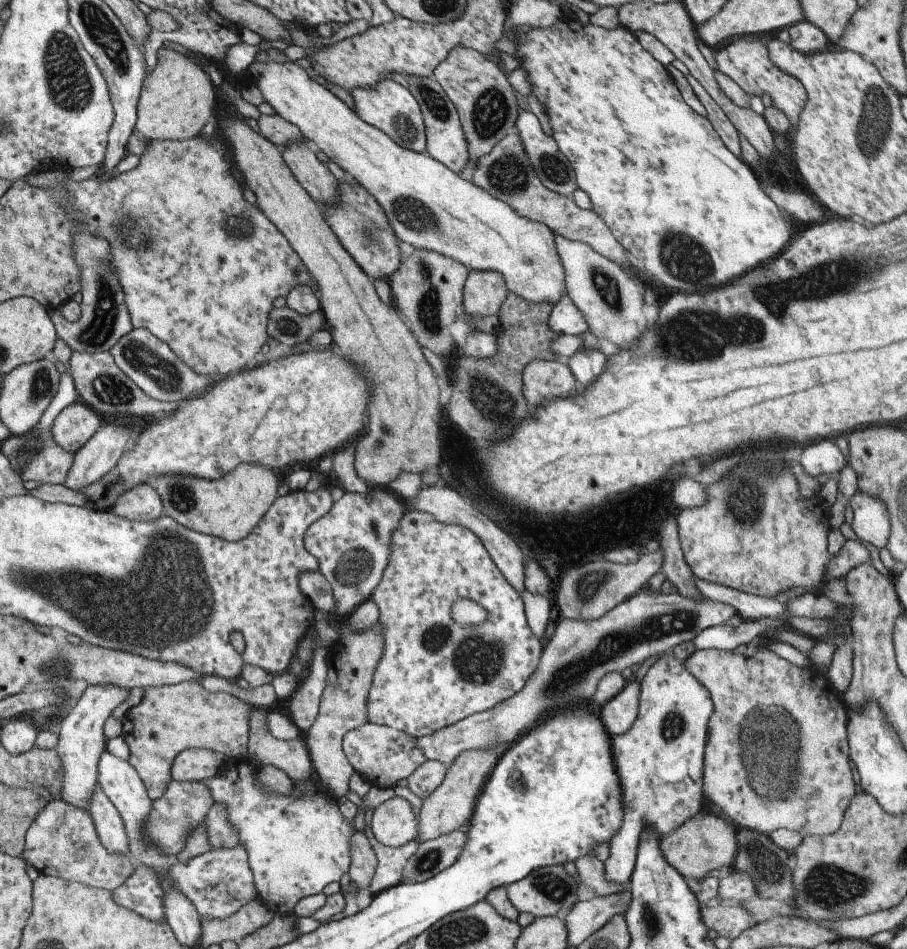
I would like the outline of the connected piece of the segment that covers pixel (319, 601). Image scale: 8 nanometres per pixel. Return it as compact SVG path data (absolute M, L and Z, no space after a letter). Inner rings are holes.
M303 571L298 574L299 590L306 596L313 608L318 611L327 612L336 603L332 598L329 583L319 574L319 571Z

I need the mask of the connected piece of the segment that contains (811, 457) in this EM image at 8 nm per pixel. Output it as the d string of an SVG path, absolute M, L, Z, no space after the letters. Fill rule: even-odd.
M819 440L815 444L808 444L802 450L799 464L812 477L819 474L833 475L843 468L843 456L833 440Z

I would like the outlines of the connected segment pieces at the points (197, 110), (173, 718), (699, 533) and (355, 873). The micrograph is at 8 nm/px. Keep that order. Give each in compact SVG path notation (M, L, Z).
M159 47L155 66L146 74L136 102L136 123L133 132L146 141L163 139L165 141L187 141L201 133L201 128L213 116L215 96L208 75L185 55Z
M198 681L143 688L141 700L120 718L122 722L121 738L129 749L127 761L142 780L150 800L155 801L163 796L169 781L172 780L170 775L172 762L182 750L200 748L225 755L230 761L248 759L249 711L250 706L242 700L227 693L207 692Z
M747 464L747 466L737 466L733 468L733 472L729 472L729 476L725 476L723 480L711 484L711 486L704 487L708 496L708 502L701 507L680 509L676 517L676 525L678 526L678 538L680 540L681 552L684 556L685 562L688 564L693 576L707 582L716 582L722 584L724 587L732 588L736 591L749 593L752 595L759 595L760 597L773 598L779 590L787 590L787 588L813 588L823 583L822 576L826 562L830 558L827 552L827 532L828 525L828 506L824 504L821 499L805 500L800 497L798 493L798 486L793 475L789 472L788 467L784 467L781 471L774 469L769 471L763 466L755 466L755 464Z
M356 829L352 830L348 847L350 852L349 878L356 884L356 888L365 889L375 872L375 853L365 833Z

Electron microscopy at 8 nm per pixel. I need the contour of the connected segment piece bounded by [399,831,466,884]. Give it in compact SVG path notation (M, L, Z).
M451 831L419 843L405 861L399 883L420 883L451 866L463 848L465 837L463 832Z

